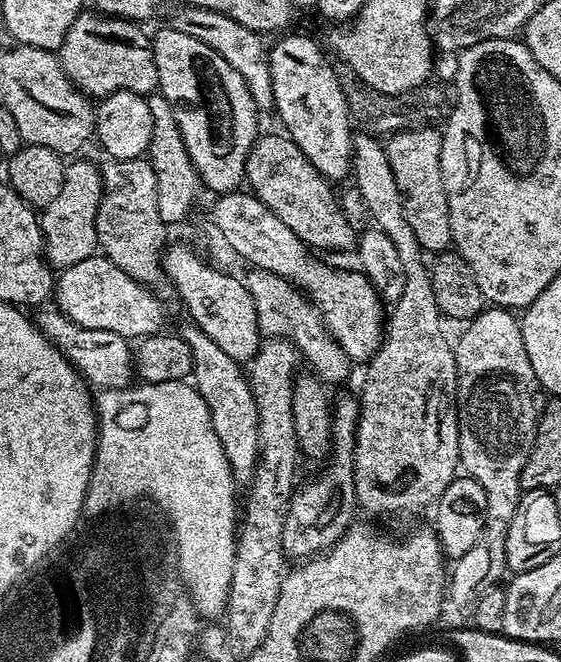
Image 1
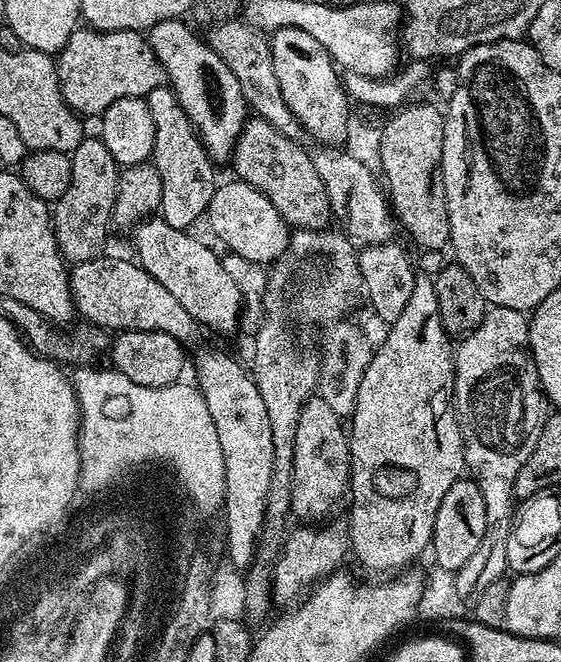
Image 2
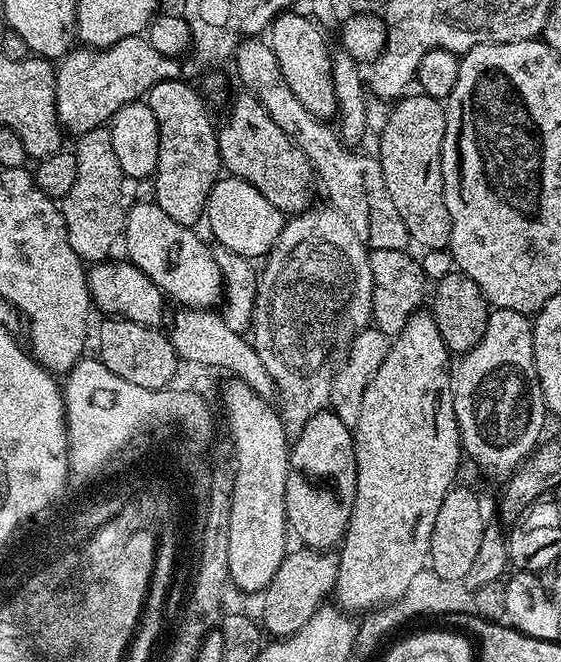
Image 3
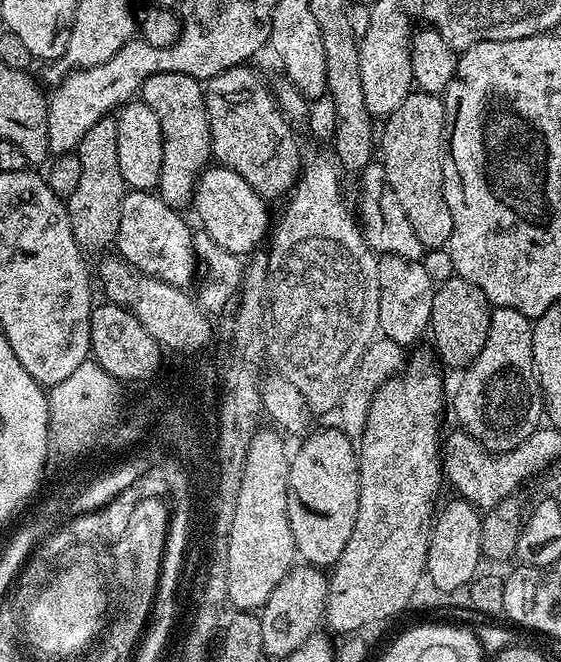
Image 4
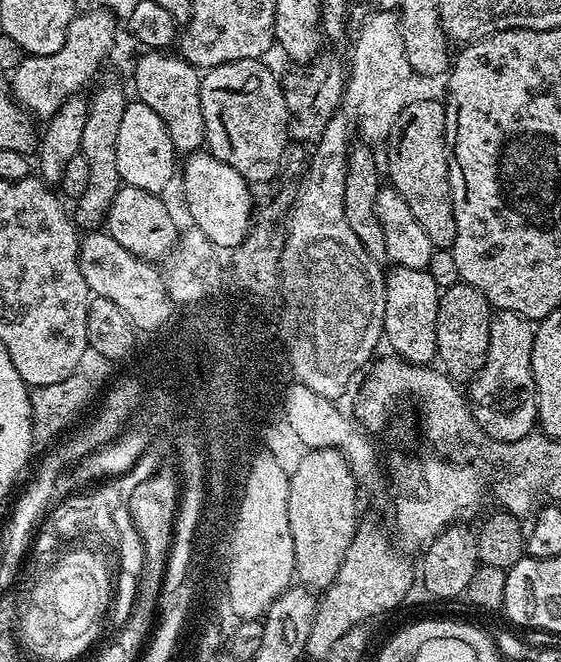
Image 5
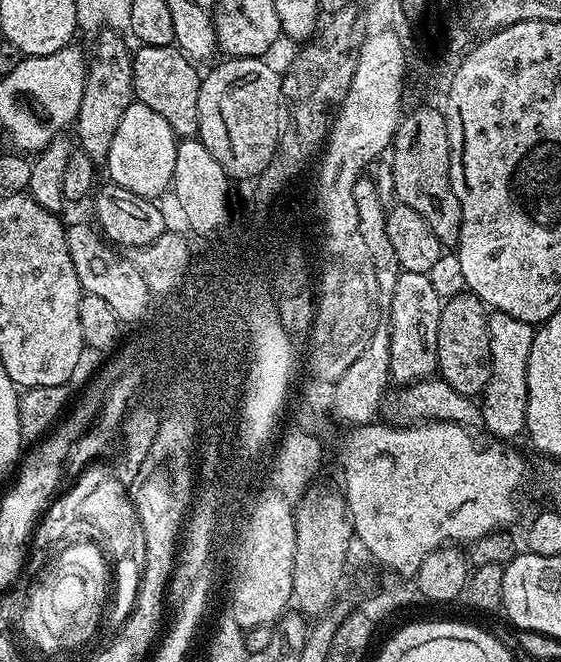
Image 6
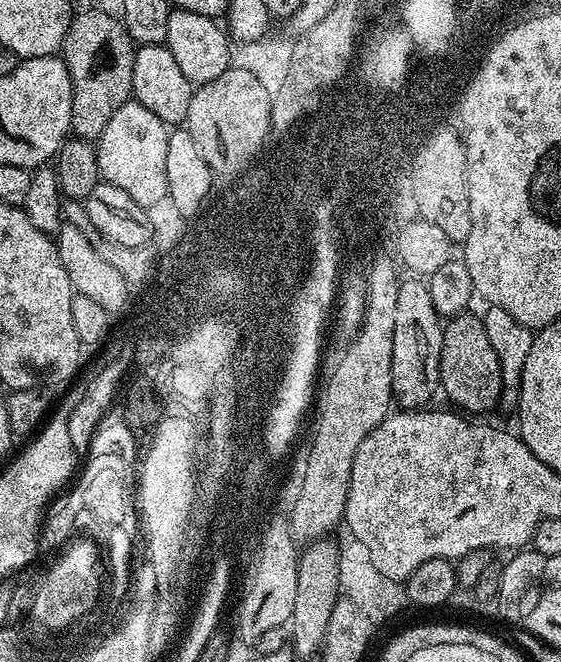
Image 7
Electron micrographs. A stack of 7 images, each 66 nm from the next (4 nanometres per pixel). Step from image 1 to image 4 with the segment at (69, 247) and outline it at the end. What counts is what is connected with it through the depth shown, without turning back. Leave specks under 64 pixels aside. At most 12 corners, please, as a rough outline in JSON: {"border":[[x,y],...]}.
{"border":[[116,116],[77,146],[82,178],[66,197],[85,253],[116,243],[126,185]]}

